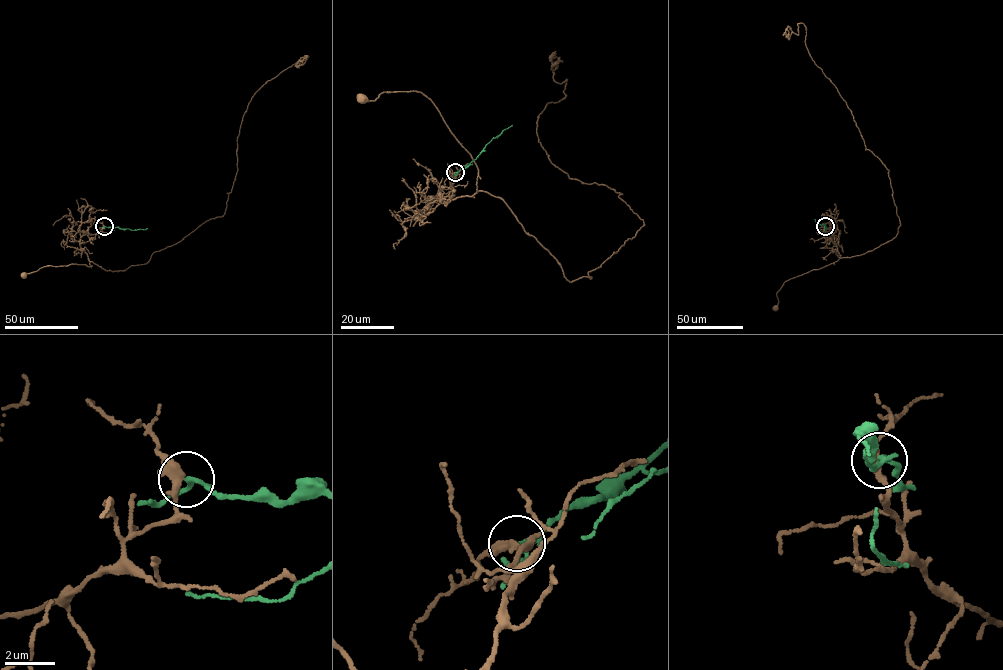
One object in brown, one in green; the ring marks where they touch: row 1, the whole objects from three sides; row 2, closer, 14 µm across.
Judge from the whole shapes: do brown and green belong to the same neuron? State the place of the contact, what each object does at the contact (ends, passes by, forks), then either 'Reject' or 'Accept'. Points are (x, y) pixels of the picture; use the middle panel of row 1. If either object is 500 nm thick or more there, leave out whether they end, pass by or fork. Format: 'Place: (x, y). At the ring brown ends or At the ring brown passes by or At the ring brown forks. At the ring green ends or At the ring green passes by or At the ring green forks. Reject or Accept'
Place: (455, 172). At the ring brown passes by. At the ring green passes by. Reject

